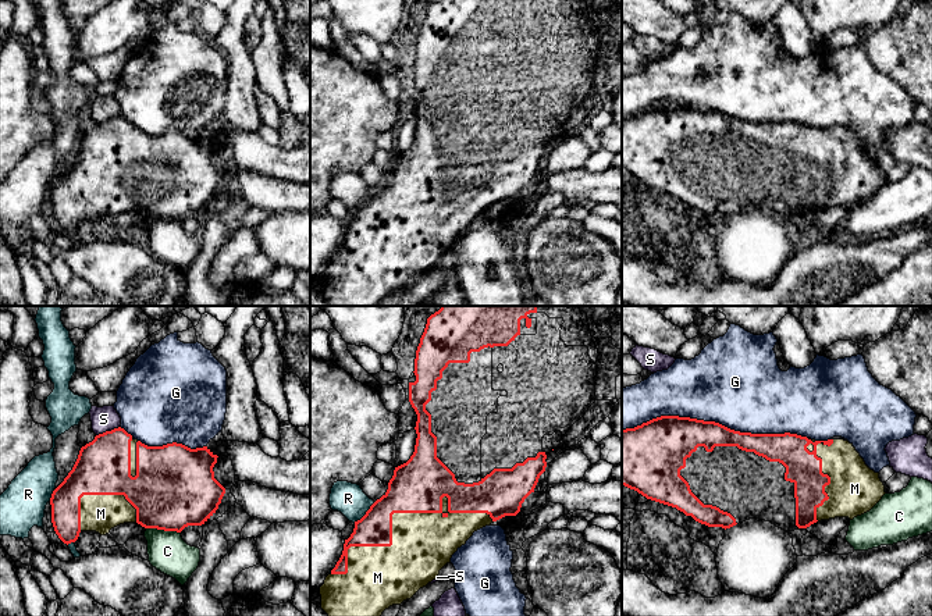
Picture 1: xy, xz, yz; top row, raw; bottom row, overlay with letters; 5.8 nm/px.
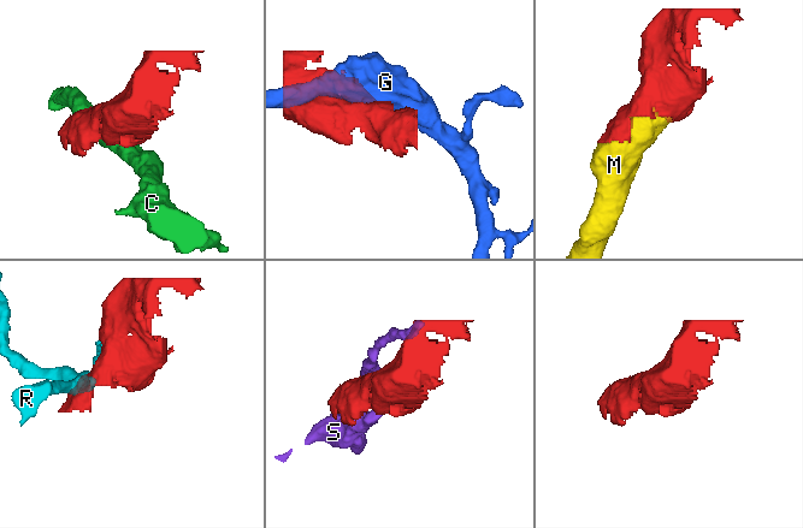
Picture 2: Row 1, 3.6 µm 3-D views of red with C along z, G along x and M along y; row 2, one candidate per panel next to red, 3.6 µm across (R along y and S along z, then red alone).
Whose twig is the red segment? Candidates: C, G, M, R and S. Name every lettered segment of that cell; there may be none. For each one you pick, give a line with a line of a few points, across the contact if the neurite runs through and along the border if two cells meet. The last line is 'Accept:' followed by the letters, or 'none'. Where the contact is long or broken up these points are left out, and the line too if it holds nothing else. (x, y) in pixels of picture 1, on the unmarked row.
Accept: M

